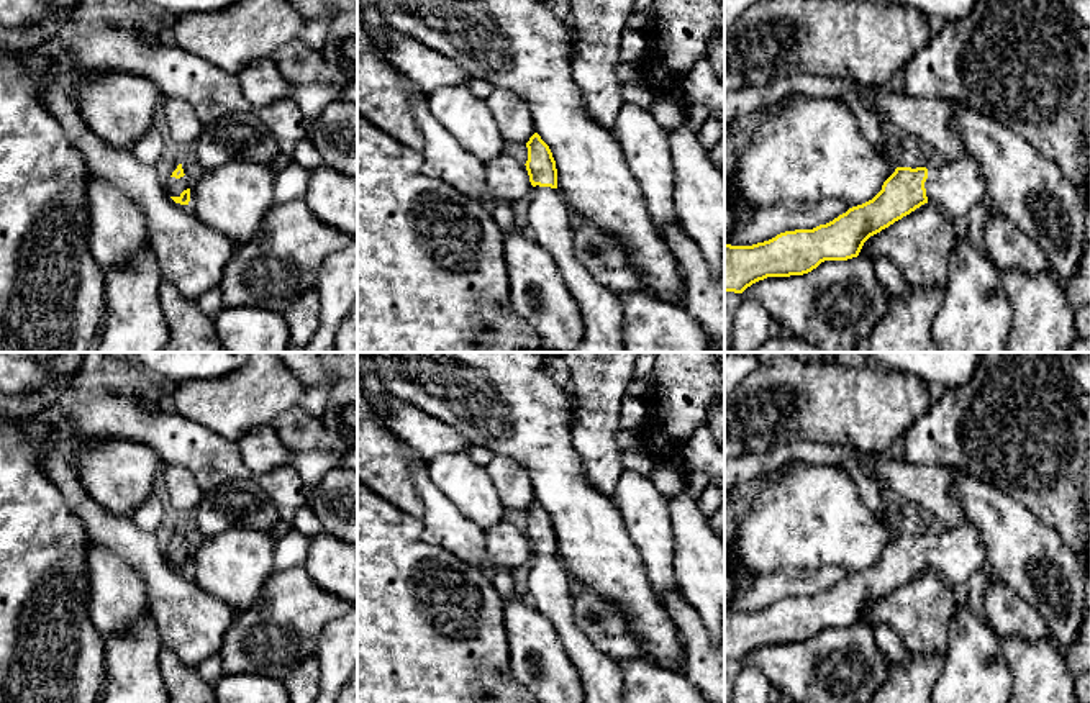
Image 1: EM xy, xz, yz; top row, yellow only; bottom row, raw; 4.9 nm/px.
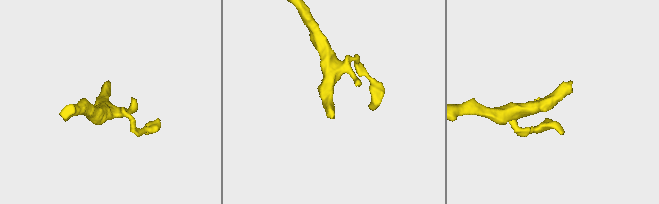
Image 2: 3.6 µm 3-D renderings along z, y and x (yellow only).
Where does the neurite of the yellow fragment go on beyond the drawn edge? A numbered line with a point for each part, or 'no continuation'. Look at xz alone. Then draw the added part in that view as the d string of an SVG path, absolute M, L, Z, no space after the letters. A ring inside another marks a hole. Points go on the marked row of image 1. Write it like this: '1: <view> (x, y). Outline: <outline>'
1: xz (551, 223). Outline: M533 187L528 233L556 261L584 321L582 341L570 352L626 352L620 298L610 288L598 285L575 259L574 221L575 218L557 188Z

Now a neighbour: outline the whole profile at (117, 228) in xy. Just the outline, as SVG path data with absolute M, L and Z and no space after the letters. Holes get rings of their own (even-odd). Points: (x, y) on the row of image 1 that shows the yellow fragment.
M90 172L85 198L90 254L102 269L151 247L144 215L110 180Z

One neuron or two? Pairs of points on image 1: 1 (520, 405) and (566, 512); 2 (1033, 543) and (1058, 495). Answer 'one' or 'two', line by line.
1: one
2: two

